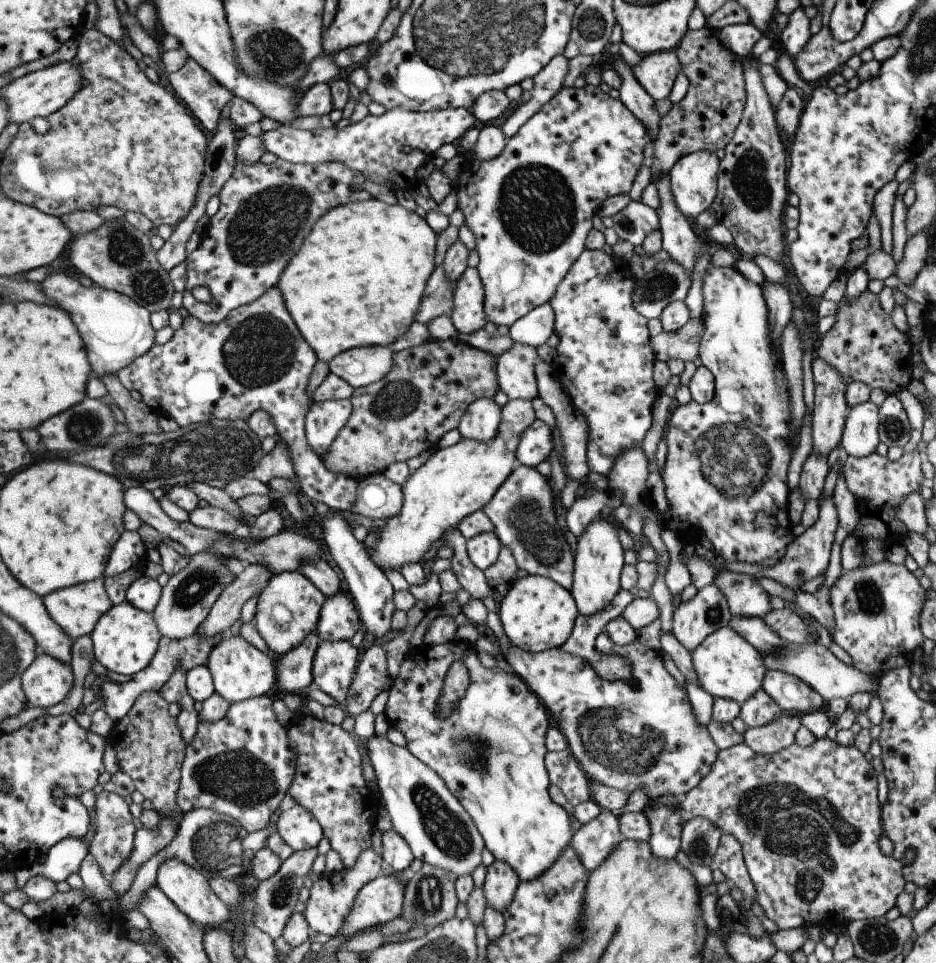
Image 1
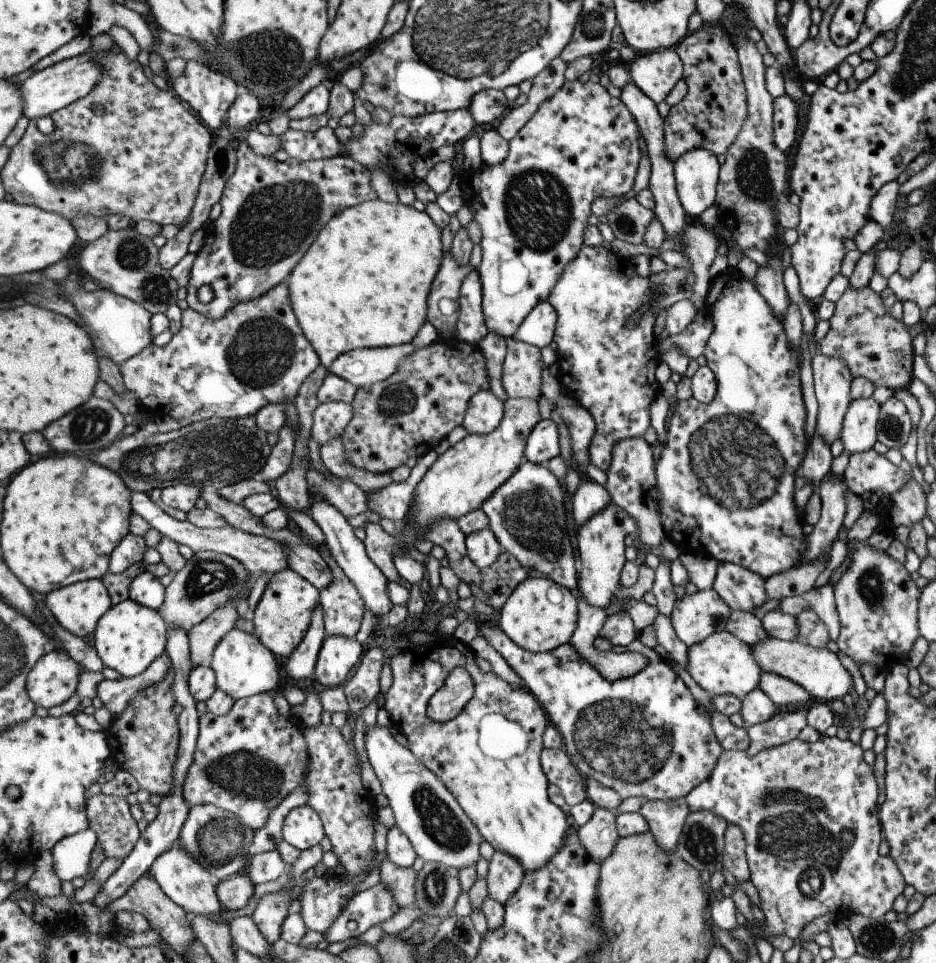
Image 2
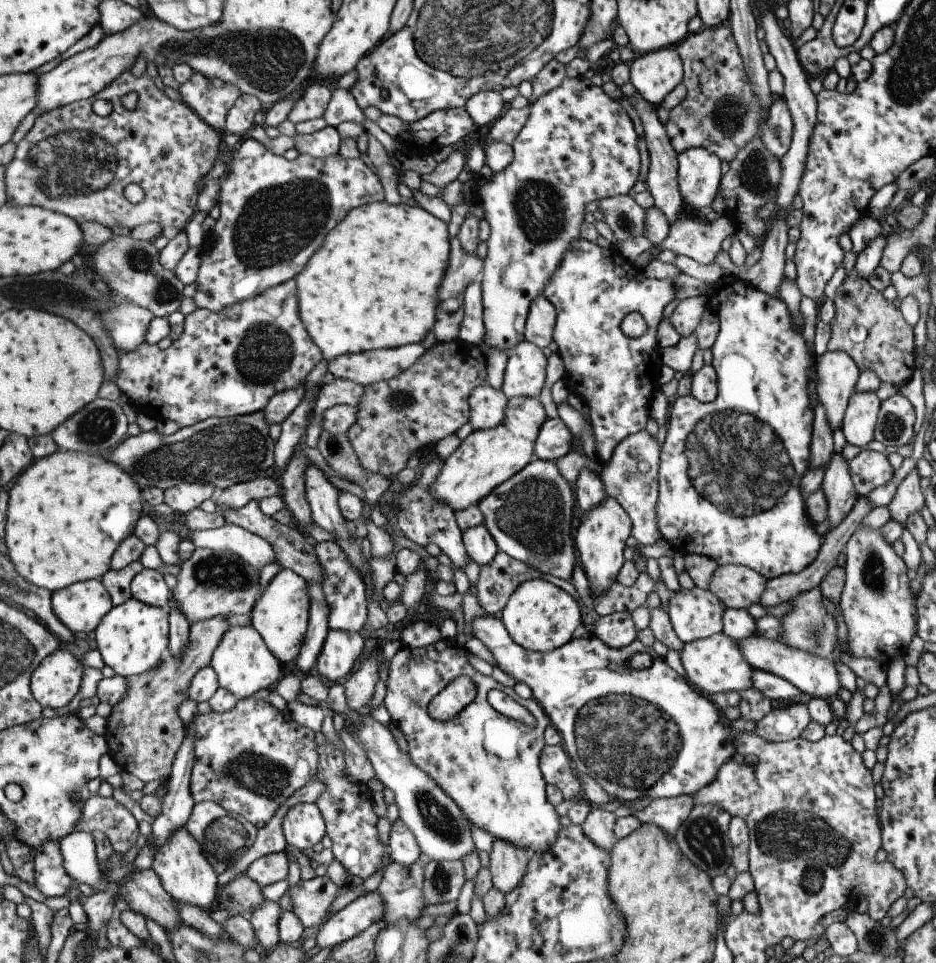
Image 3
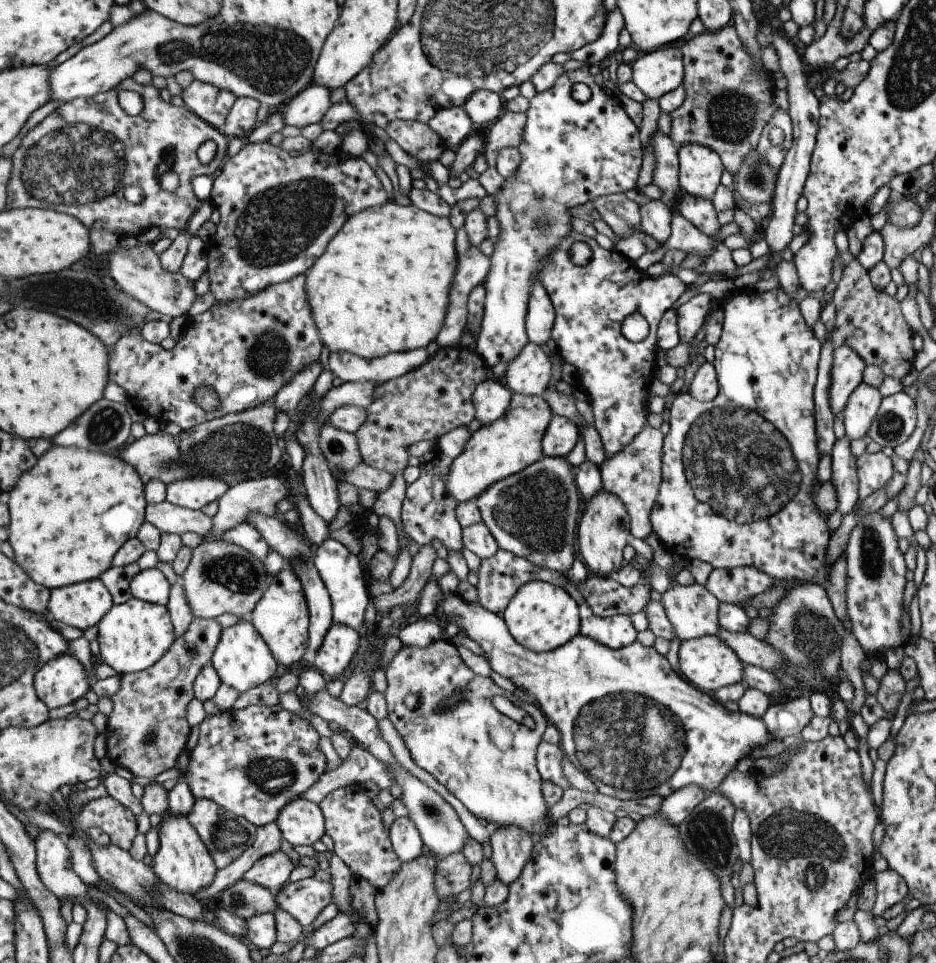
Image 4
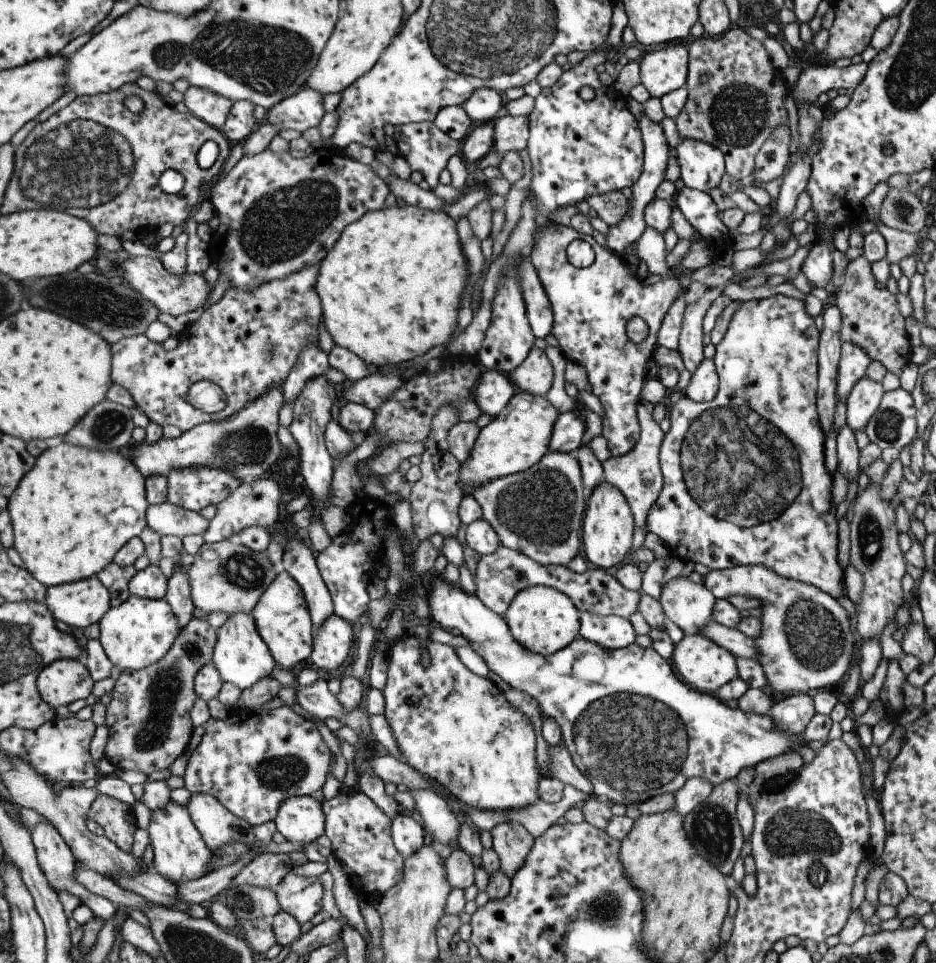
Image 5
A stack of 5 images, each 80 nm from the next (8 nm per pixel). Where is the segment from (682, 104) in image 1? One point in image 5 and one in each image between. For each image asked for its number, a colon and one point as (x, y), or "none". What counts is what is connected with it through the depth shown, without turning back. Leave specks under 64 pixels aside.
2: (709, 116)
3: (719, 114)
4: (728, 100)
5: (735, 96)

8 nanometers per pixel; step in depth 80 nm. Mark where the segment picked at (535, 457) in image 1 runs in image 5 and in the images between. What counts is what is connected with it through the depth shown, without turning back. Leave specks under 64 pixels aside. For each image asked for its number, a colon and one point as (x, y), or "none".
2: (541, 445)
3: (553, 439)
4: (560, 436)
5: (568, 428)

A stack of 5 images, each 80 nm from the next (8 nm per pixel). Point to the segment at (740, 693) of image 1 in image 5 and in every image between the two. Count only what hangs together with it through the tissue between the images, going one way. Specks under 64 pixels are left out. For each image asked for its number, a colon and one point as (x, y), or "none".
2: (721, 664)
3: (714, 664)
4: (708, 664)
5: (698, 662)

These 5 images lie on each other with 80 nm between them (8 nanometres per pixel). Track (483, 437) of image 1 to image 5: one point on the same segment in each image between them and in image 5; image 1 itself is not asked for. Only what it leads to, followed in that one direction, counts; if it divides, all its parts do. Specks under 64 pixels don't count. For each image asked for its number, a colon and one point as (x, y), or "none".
2: (484, 411)
3: (486, 405)
4: (490, 398)
5: (492, 391)

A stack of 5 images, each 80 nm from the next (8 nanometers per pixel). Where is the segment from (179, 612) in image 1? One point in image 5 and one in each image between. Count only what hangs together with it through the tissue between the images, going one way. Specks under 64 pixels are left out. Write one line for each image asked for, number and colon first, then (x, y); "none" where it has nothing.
2: (210, 580)
3: (211, 583)
4: (221, 577)
5: (228, 577)

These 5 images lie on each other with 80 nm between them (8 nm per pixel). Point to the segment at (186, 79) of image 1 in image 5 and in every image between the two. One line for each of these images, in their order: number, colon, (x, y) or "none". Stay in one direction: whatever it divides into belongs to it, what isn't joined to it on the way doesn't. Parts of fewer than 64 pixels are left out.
2: (211, 95)
3: (212, 99)
4: (212, 104)
5: (214, 109)

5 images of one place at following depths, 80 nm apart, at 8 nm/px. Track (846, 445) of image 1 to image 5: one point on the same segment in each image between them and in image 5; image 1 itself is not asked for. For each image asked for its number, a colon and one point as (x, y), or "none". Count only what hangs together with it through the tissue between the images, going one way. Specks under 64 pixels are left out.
2: (858, 434)
3: (858, 424)
4: (862, 404)
5: (862, 402)

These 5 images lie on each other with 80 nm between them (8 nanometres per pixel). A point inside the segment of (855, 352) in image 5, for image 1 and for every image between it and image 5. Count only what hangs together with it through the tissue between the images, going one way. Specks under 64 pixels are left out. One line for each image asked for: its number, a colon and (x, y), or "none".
1: (829, 411)
2: (831, 380)
3: (835, 372)
4: (846, 370)

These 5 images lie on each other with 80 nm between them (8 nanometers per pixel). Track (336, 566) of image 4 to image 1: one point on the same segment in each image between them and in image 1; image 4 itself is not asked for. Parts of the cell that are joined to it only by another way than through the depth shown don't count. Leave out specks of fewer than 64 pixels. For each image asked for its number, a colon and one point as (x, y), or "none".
1: (340, 620)
2: (343, 607)
3: (345, 592)

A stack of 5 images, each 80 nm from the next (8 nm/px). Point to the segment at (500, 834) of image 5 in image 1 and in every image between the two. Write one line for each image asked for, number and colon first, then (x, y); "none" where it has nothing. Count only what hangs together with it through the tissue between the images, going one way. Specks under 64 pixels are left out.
1: (500, 882)
2: (504, 875)
3: (507, 862)
4: (510, 847)

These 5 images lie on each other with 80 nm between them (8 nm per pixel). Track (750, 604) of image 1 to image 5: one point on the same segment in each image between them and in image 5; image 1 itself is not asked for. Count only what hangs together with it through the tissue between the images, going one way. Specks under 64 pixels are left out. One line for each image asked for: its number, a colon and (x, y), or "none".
2: (742, 590)
3: (738, 587)
4: (736, 585)
5: (806, 638)

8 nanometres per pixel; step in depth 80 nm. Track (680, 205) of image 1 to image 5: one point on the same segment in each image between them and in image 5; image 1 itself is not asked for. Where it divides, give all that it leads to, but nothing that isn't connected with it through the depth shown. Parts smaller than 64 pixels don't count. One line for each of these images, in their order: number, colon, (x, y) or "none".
2: (695, 173)
3: (698, 173)
4: (699, 168)
5: (701, 167)

